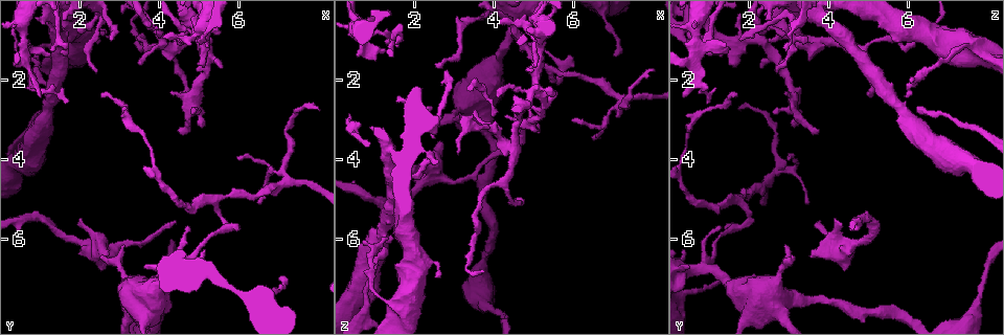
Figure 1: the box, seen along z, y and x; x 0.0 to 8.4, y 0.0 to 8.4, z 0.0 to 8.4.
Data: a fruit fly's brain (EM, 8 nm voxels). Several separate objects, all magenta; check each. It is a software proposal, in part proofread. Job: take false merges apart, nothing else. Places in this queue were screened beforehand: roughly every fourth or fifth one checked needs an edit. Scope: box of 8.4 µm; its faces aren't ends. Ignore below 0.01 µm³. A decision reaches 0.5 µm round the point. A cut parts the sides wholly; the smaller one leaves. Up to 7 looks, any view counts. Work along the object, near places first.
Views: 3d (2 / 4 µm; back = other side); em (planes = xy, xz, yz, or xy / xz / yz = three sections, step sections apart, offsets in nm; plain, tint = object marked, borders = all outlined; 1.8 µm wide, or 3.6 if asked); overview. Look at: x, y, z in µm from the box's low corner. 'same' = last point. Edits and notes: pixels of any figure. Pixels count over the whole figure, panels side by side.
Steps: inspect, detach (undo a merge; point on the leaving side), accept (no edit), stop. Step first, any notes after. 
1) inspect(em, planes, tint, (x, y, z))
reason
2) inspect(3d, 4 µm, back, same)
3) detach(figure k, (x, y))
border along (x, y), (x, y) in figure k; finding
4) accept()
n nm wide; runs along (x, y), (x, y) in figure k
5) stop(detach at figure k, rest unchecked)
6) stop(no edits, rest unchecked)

inspect(3d, 2 µm, back, (4.50, 6.70, 0.80))
three arms meet

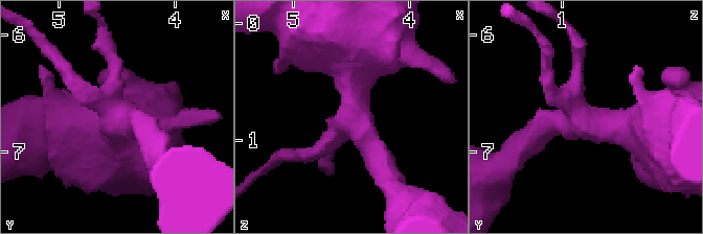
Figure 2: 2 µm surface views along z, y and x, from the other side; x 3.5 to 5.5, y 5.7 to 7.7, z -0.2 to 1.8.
inspect(em, yz, step 8, tint, (4.50, 6.68, 0.84))

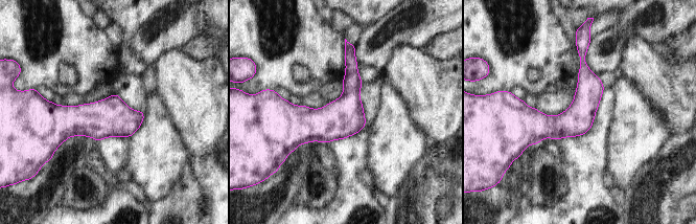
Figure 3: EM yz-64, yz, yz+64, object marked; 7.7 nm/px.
accept()
220 nm wide; runs along (351, 48), (351, 95), (294, 144) in figure 3; continuous, no second cell

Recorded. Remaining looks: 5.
inspect(em, xy, step 8, tint, (7.20, 4.55, 2.50))
thin neck

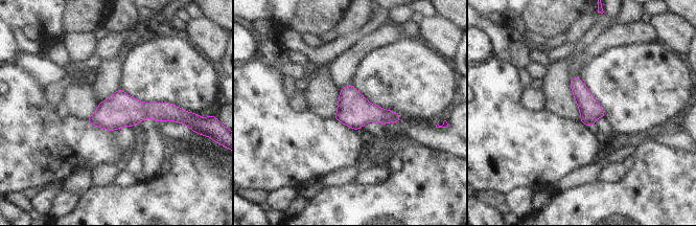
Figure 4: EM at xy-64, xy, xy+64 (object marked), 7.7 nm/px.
inspect(em, planes, tint, same)
another direction

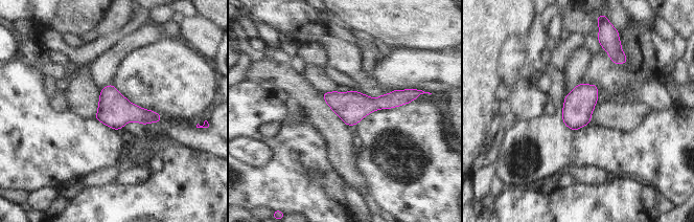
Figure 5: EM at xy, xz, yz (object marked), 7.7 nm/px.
accept()
220 nm wide; runs along (325, 95), (340, 103), (407, 97) in figure 5; continuous, no second cell

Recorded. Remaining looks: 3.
inspect(em, planes, tint, (4.80, 2.65, 3.15))

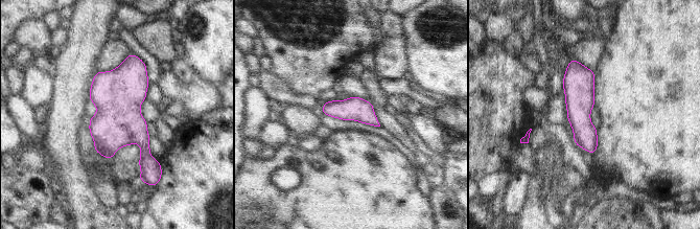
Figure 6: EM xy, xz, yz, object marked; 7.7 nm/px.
accept()
runs along (573, 62), (579, 118), (592, 150) in figure 6; one cell here

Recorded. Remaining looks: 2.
stop(no edits, rest unchecked)

